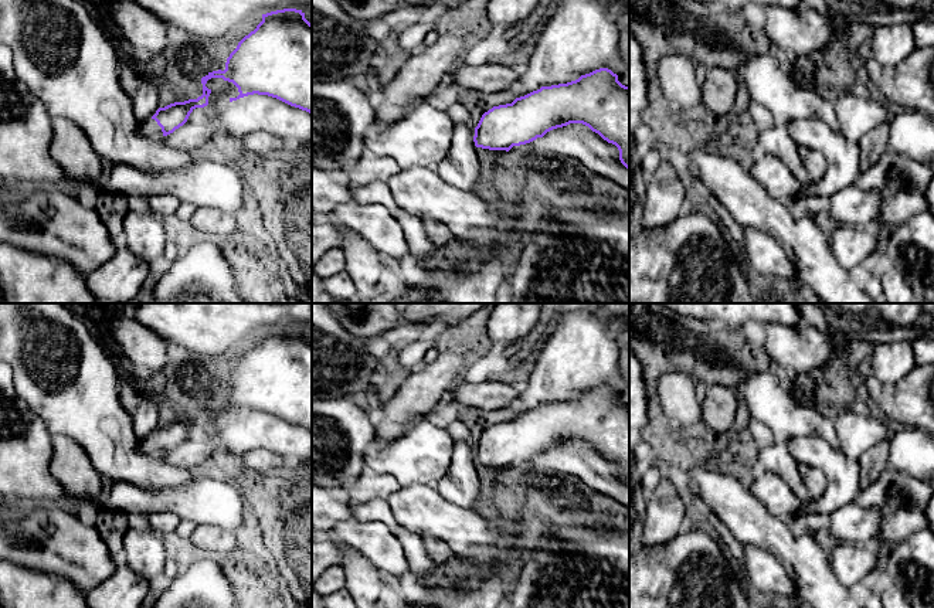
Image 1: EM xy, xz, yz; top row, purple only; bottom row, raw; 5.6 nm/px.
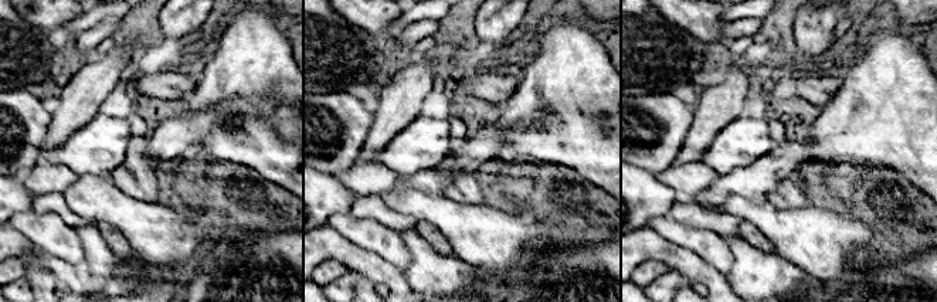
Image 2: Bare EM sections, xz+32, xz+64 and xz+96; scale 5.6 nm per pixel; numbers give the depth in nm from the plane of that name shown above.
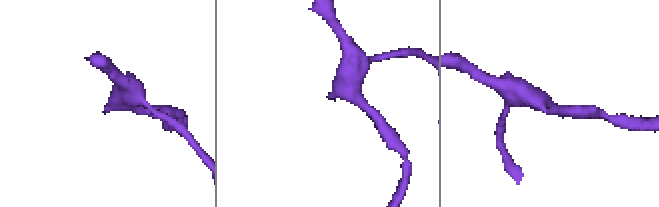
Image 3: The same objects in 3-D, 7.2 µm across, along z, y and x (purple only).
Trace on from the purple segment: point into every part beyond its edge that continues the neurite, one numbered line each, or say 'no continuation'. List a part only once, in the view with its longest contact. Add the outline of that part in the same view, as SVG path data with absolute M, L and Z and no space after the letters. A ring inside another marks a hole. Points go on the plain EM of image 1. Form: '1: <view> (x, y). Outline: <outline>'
1: xy (150, 444). Outline: M149 435L142 441L143 441L145 452L163 454L162 445L157 442L154 437Z

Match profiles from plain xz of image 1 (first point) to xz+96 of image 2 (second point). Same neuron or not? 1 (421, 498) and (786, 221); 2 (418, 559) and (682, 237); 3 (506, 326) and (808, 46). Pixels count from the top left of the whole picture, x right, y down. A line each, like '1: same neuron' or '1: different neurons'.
1: same neuron
2: different neurons
3: same neuron

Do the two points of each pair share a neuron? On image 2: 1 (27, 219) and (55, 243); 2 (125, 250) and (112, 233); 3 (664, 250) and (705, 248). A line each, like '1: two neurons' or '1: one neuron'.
1: one neuron
2: one neuron
3: two neurons

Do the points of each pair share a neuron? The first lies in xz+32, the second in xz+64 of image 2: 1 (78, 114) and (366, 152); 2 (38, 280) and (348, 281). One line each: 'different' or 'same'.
1: same
2: different

